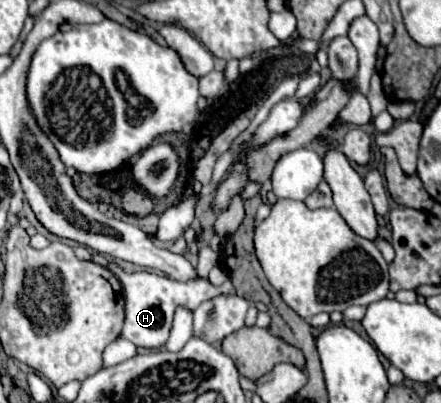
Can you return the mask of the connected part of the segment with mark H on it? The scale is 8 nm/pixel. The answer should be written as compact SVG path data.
M115 267L113 273L121 281L123 293L125 293L125 325L123 325L121 337L125 337L125 339L133 341L137 347L145 347L145 349L159 349L165 345L169 331L171 331L175 307L179 303L189 307L189 309L195 309L195 307L199 307L199 303L219 295L219 291L235 293L231 283L225 281L221 287L213 287L203 277L195 277L189 281L177 281L177 279L167 277L167 275L155 275L149 271L125 273L121 267Z

